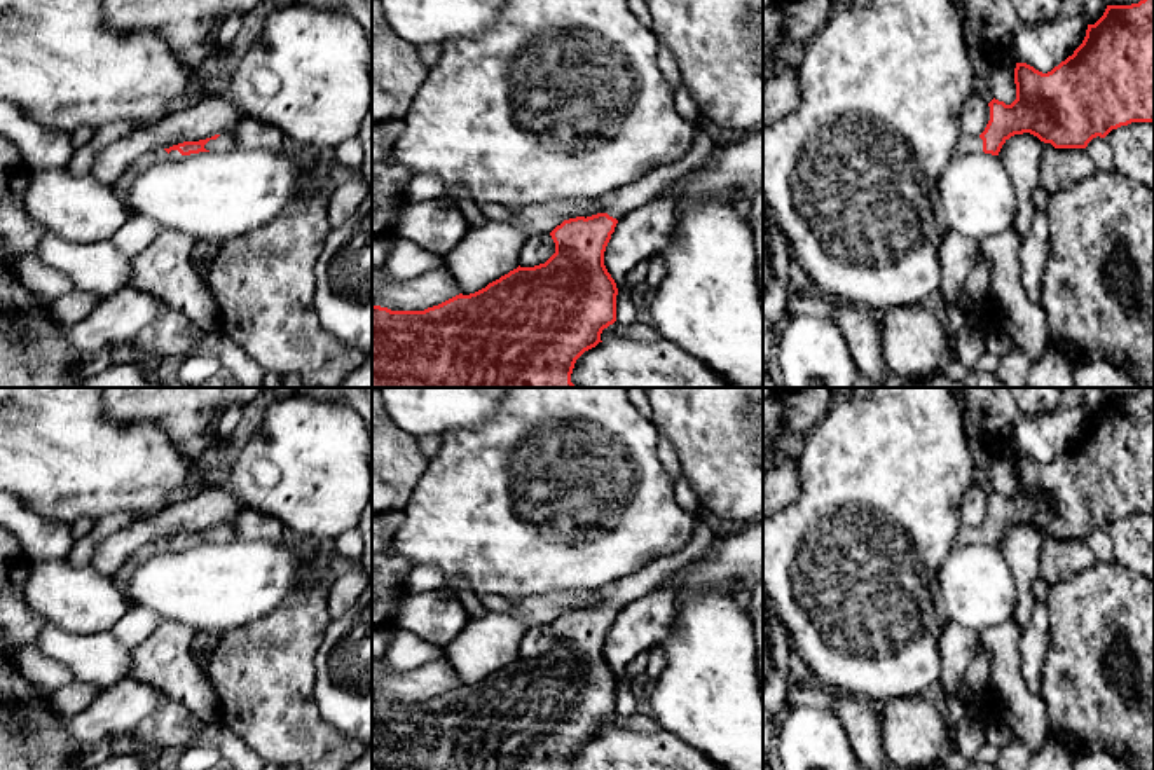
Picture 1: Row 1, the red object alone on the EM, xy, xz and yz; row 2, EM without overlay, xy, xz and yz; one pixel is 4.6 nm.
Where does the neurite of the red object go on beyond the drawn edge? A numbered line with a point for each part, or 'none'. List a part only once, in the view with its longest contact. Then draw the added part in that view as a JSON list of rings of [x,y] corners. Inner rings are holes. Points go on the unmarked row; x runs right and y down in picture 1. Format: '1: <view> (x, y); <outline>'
1: xy (226, 533); [[[223,524],[216,531],[210,531],[204,540],[210,543],[229,543],[237,540],[237,534],[232,524]]]
2: xy (121, 577); [[[166,541],[161,543],[148,543],[141,547],[115,574],[113,583],[119,587],[124,594],[124,585],[129,580],[131,573],[145,560],[148,560],[152,555],[168,550],[169,545]],[[124,594],[124,599],[129,602],[129,599]]]

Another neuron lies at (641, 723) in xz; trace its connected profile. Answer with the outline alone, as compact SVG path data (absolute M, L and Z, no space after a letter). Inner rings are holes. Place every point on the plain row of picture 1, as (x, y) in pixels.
M615 712L601 725L601 732L608 732L608 730L630 730L637 733L655 733L660 732L662 726L653 716L635 712L630 718L622 718Z

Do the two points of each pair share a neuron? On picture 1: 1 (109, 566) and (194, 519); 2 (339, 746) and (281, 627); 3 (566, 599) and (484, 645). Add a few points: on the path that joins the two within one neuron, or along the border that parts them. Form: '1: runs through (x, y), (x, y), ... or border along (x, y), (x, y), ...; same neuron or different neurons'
1: runs through (128, 545), (140, 533), (173, 521); same neuron
2: runs through (308, 720), (281, 694), (281, 659); same neuron
3: runs through (545, 608), (528, 611), (505, 632); same neuron

